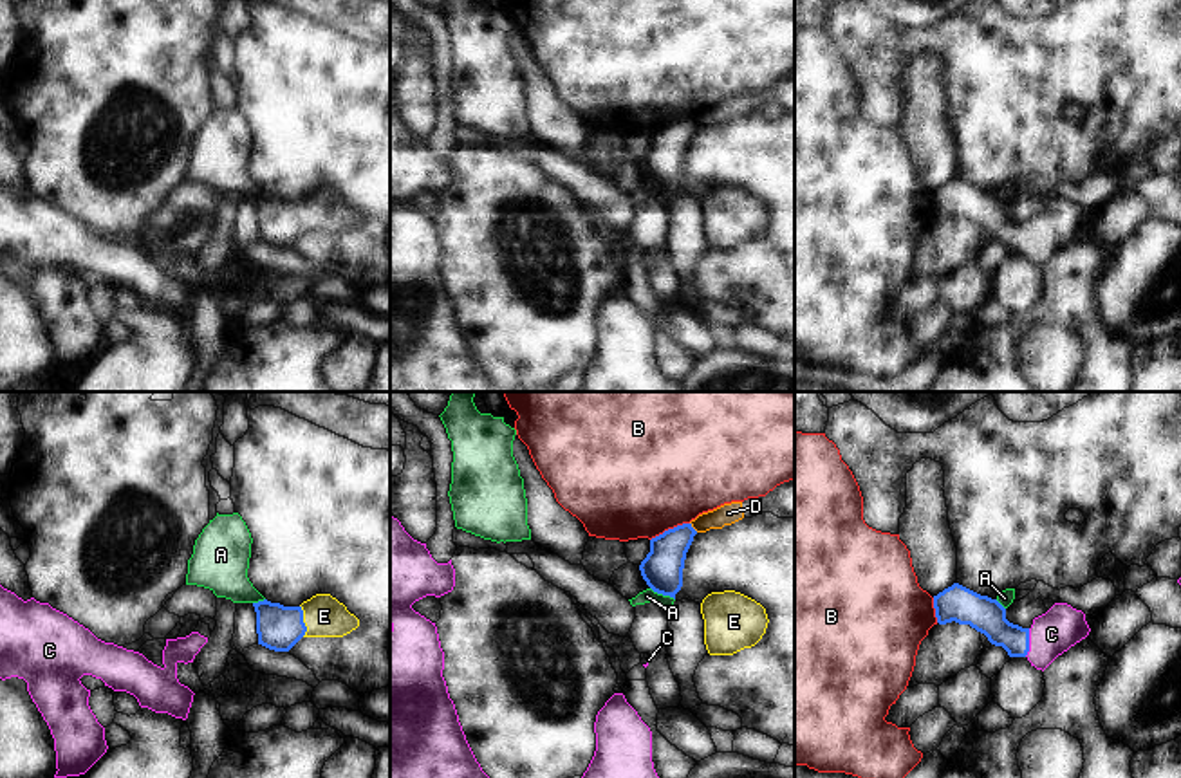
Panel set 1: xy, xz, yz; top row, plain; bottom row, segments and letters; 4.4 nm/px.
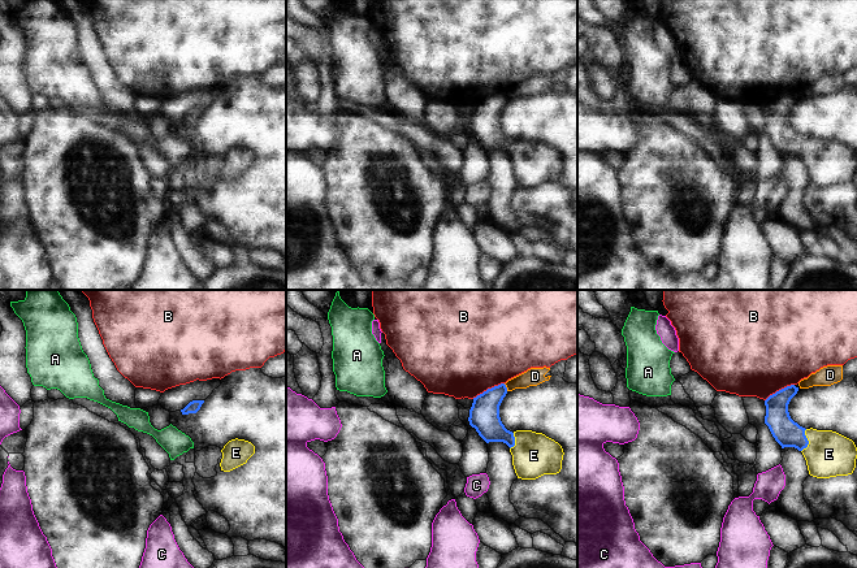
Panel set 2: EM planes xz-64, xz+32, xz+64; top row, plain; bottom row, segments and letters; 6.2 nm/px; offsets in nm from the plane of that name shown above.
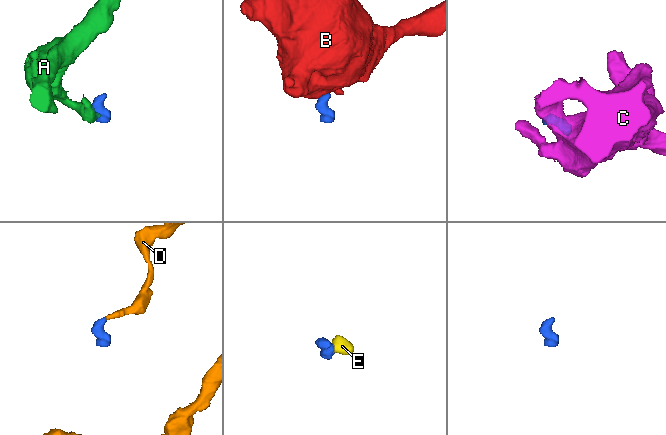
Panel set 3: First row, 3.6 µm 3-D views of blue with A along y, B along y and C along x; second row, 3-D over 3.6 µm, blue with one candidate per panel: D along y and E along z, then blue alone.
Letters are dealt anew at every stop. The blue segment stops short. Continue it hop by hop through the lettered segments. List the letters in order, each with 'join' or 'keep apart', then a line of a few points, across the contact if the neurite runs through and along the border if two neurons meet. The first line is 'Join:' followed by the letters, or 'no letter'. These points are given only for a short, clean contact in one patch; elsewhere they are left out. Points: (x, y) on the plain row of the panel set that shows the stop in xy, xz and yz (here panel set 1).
Join: C, E
A: keep apart | xz (650, 183), (674, 195)
B: keep apart | xz (688, 118), (669, 123), (650, 136)
C: join | yz (988, 212), (1008, 231), (1028, 239), (1042, 239), (1051, 230)
D: keep apart | xz (690, 118), (697, 127)
E: join | xy (278, 222), (302, 217), (324, 212)

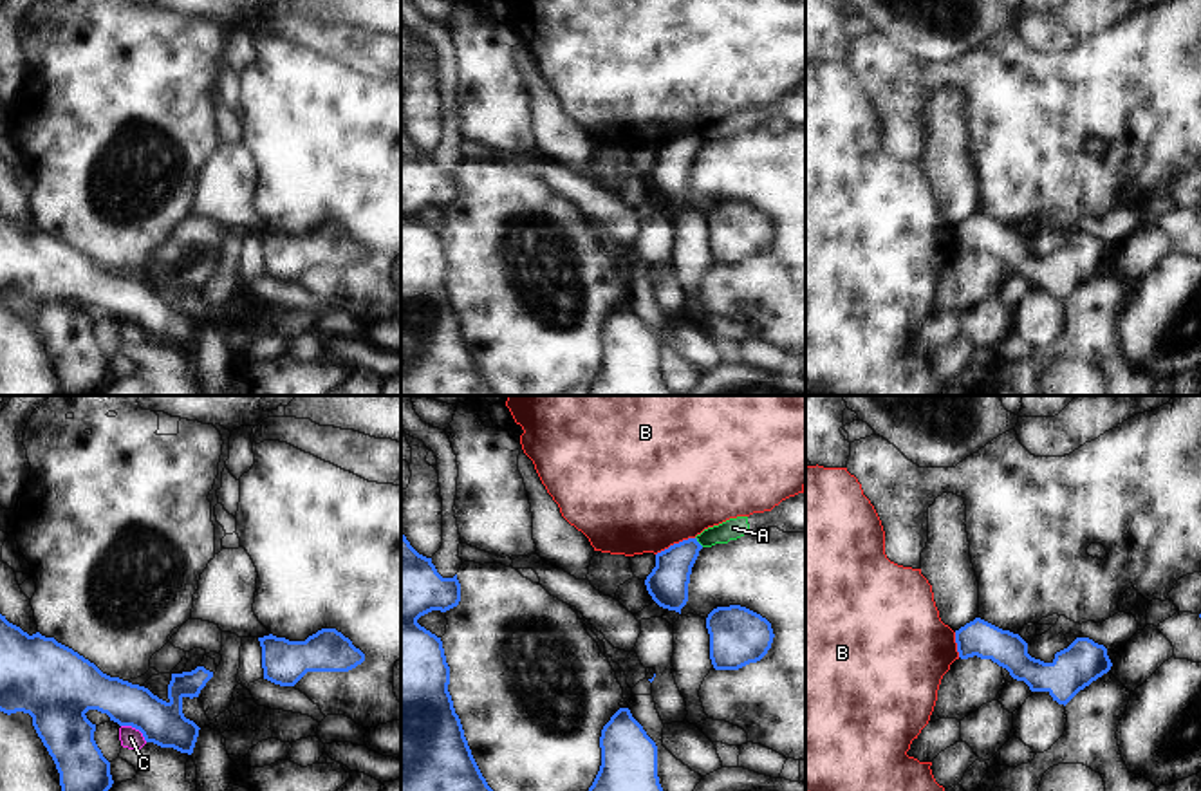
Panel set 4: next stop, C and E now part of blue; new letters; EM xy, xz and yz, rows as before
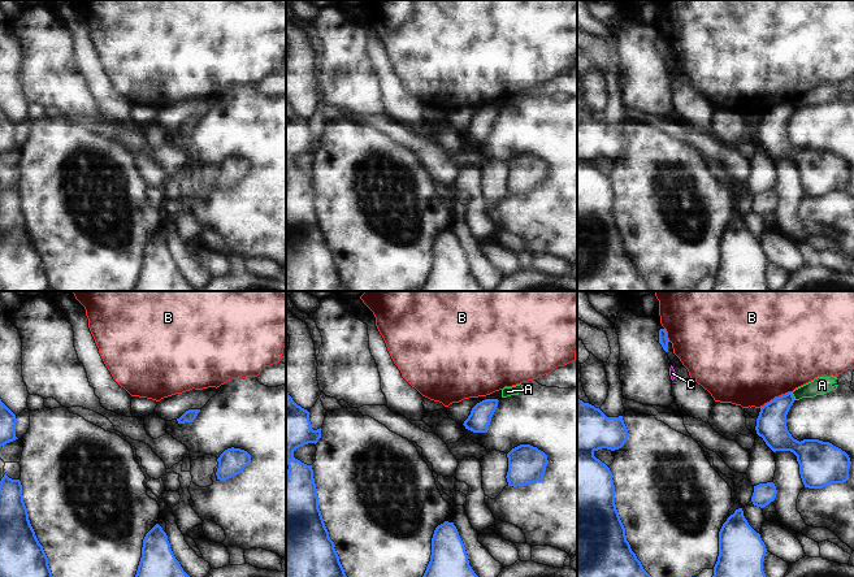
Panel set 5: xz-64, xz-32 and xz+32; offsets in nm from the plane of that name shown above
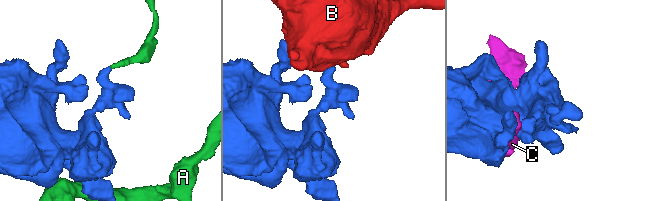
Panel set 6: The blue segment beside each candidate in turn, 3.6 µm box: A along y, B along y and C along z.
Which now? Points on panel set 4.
Join: no letter
A: keep apart | xz (696, 132), (703, 141)
B: keep apart
C: keep apart

